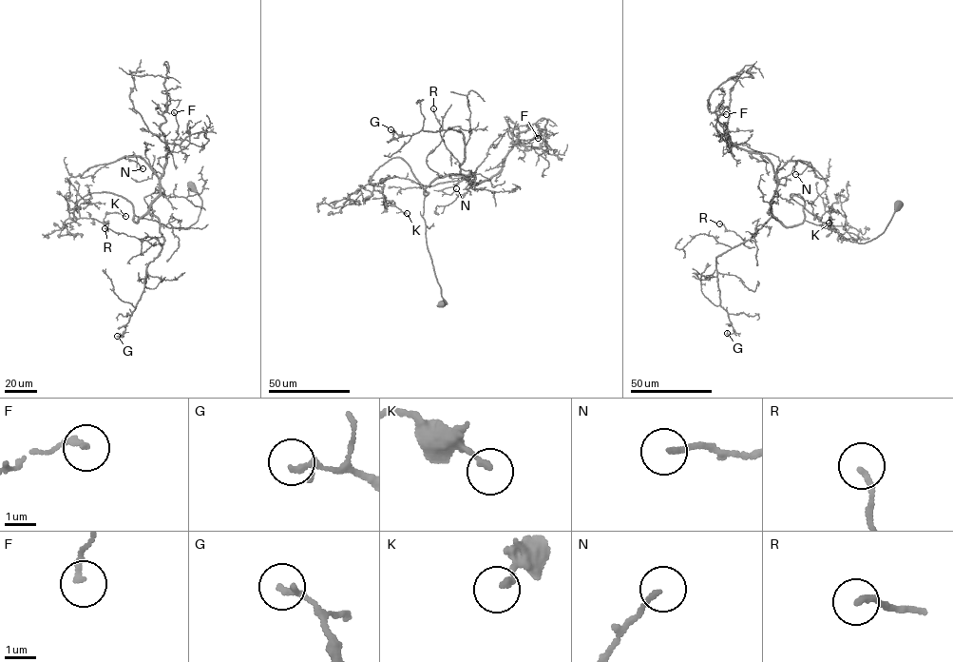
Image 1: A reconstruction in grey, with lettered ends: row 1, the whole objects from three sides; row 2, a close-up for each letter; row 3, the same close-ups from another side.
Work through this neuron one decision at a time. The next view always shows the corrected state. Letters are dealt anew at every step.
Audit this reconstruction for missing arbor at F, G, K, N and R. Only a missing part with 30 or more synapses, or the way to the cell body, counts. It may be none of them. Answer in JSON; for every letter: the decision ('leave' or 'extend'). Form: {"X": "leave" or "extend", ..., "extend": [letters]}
{"F": "leave", "G": "leave", "K": "leave", "N": "leave", "R": "leave", "extend": []}

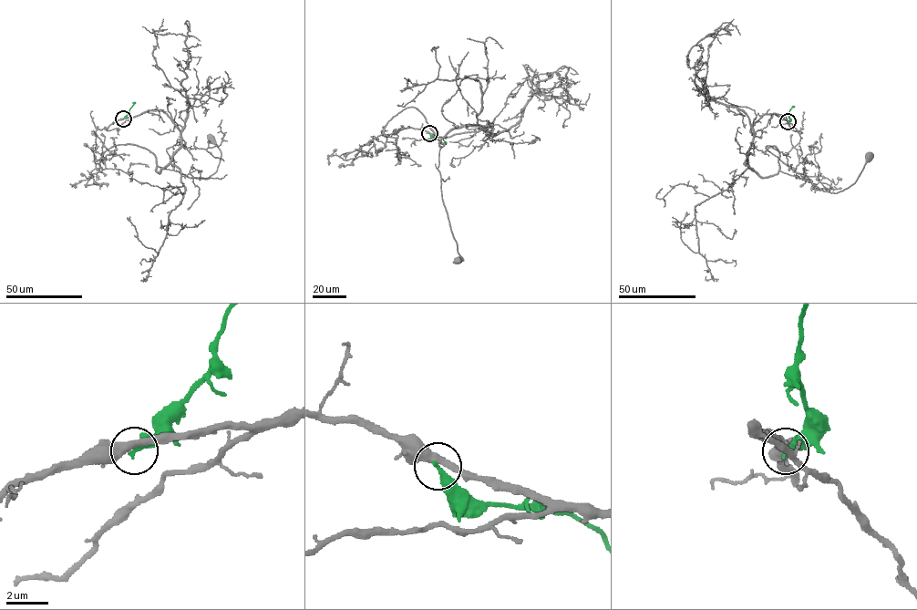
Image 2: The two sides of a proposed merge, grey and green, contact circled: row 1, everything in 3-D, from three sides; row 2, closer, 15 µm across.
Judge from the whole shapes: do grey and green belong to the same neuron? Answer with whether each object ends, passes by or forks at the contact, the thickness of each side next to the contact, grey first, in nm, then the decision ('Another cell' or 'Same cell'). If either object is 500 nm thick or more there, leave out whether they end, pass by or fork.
At the ring grey passes by. At the ring green ends. Thickness 400 nm (grey) against 320 nm. Another cell

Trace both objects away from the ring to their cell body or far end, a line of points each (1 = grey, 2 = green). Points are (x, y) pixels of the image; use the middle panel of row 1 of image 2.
1: (429, 133), (447, 137), (491, 128), (456, 127), (439, 143), (442, 199), (458, 260)
2: (429, 133), (443, 139), (443, 143)

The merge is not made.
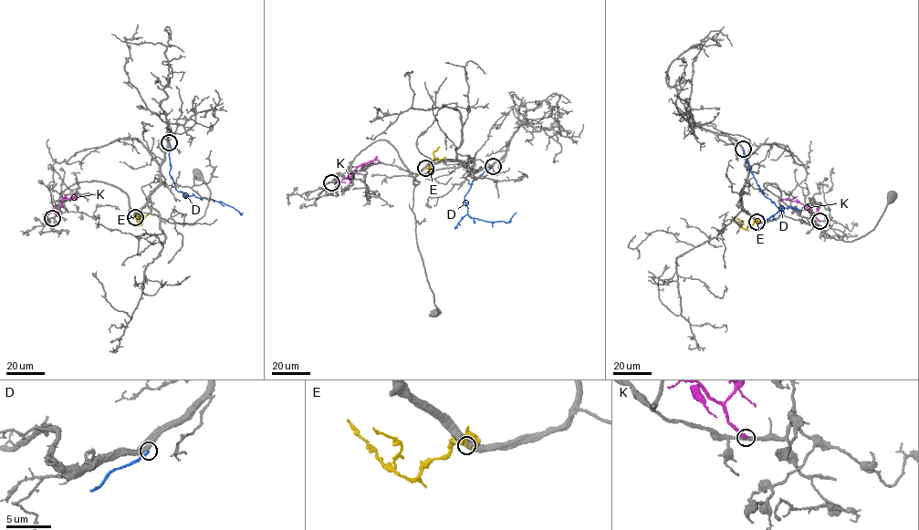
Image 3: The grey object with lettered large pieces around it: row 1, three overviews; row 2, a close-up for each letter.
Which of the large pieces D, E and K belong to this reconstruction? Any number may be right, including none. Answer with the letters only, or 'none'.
none

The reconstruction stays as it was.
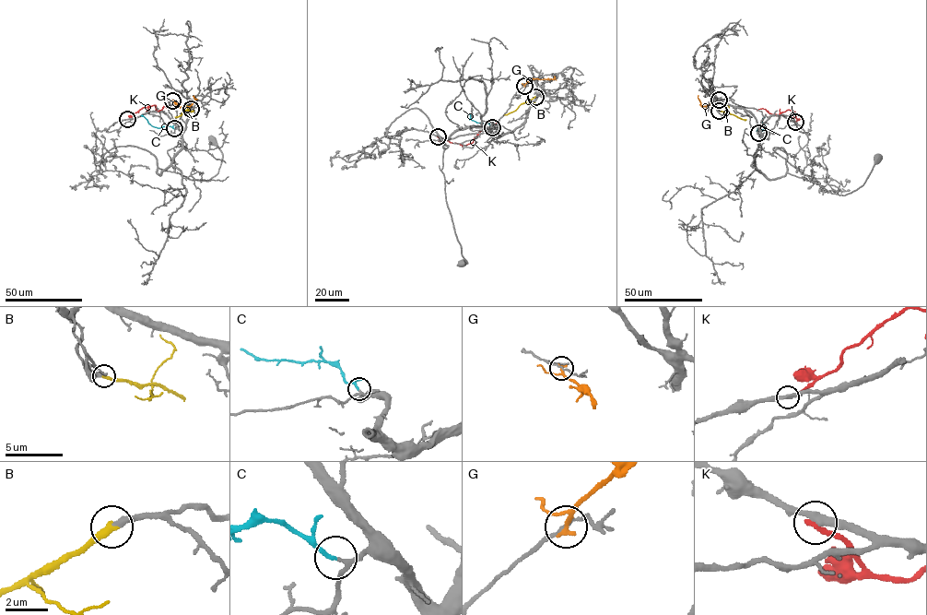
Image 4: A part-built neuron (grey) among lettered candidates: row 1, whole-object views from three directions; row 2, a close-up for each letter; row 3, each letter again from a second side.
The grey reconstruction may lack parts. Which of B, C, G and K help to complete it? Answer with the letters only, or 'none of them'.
B, C

